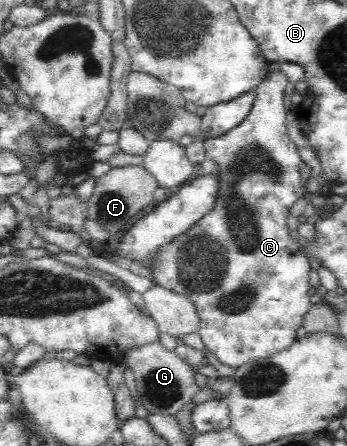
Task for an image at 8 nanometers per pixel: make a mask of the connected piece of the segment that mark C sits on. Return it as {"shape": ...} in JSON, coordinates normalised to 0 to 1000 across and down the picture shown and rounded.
{"shape":[[[804,152],[801,157],[775,157],[758,179],[729,200],[735,220],[718,258],[706,260],[677,287],[666,287],[660,296],[637,300],[625,309],[591,309],[585,314],[594,354],[608,357],[625,374],[625,444],[620,457],[576,496],[545,520],[513,529],[499,543],[464,554],[455,574],[455,594],[438,605],[450,637],[533,664],[556,677],[568,706],[579,715],[576,758],[585,760],[597,787],[614,791],[614,798],[648,816],[677,827],[709,814],[738,814],[746,807],[775,803],[801,789],[833,785],[844,776],[853,760],[853,747],[870,733],[879,704],[899,691],[893,677],[893,592],[888,574],[876,567],[870,554],[844,540],[836,518],[827,513],[827,484],[833,466],[850,457],[850,448],[876,444],[879,408],[867,404],[867,386],[862,370],[870,365],[862,352],[862,339],[847,318],[833,312],[839,300],[830,289],[827,251],[818,235],[821,193],[827,193],[827,168]]]}

